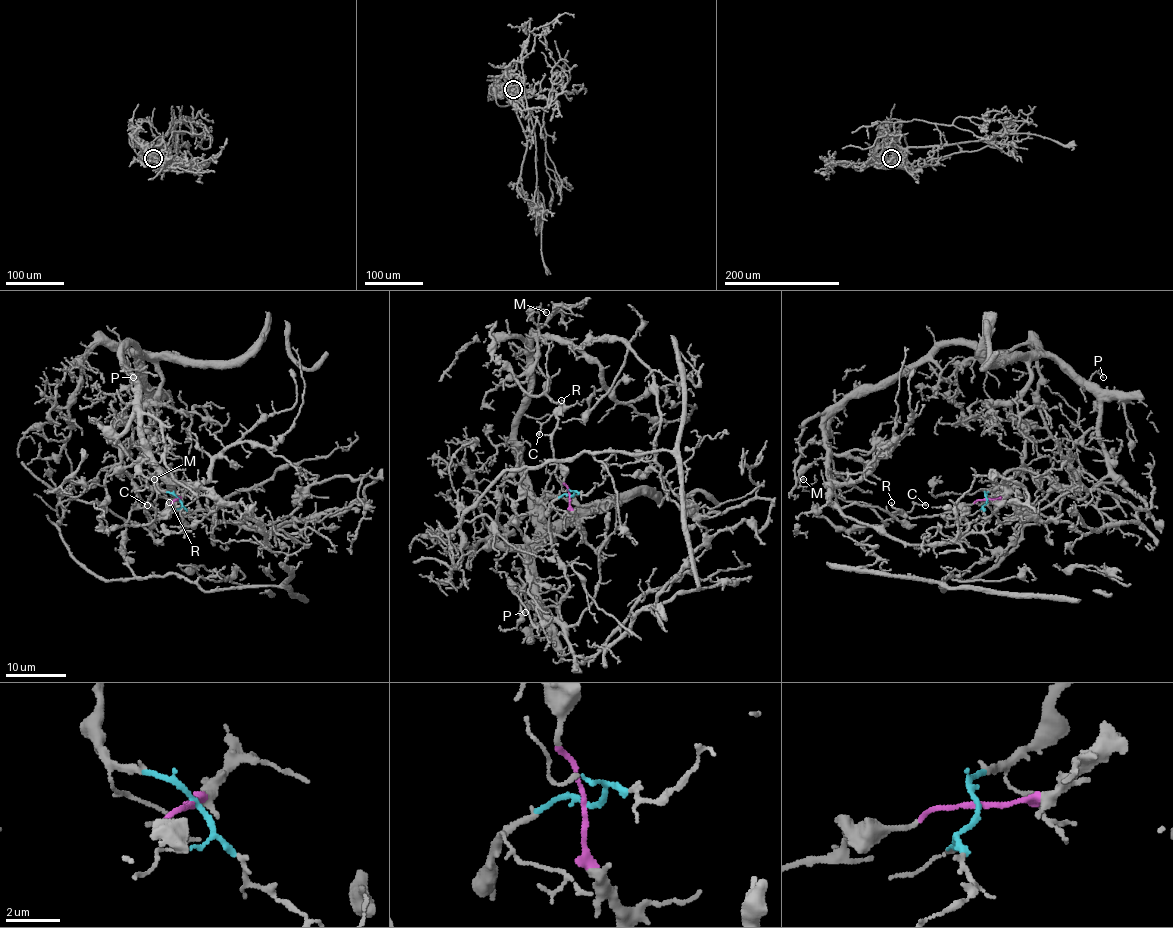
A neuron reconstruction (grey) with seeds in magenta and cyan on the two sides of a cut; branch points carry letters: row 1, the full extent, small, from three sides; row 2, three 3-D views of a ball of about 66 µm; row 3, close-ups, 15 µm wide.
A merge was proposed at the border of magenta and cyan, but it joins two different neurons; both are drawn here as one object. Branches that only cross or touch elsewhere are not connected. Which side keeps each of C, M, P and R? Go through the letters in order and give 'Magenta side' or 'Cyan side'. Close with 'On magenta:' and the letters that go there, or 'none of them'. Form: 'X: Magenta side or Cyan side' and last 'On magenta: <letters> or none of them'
C: Magenta side
M: Cyan side
P: Cyan side
R: Magenta side
On magenta: C, R

